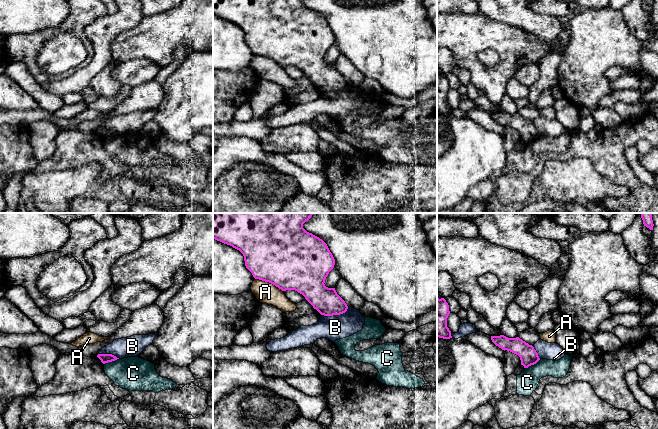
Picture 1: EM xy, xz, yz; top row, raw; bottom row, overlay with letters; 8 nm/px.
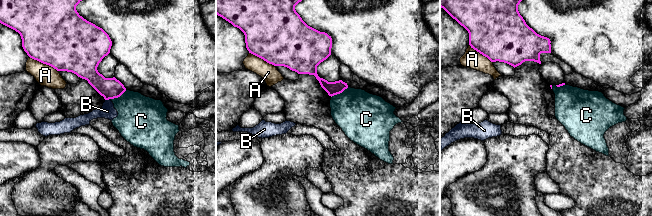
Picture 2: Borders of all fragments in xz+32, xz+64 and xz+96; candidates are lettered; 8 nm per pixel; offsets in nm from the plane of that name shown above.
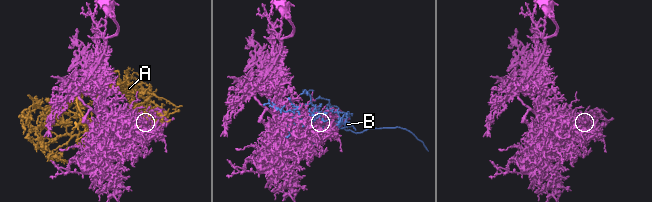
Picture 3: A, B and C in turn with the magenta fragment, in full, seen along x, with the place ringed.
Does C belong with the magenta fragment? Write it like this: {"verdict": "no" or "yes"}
{"verdict": "no"}

